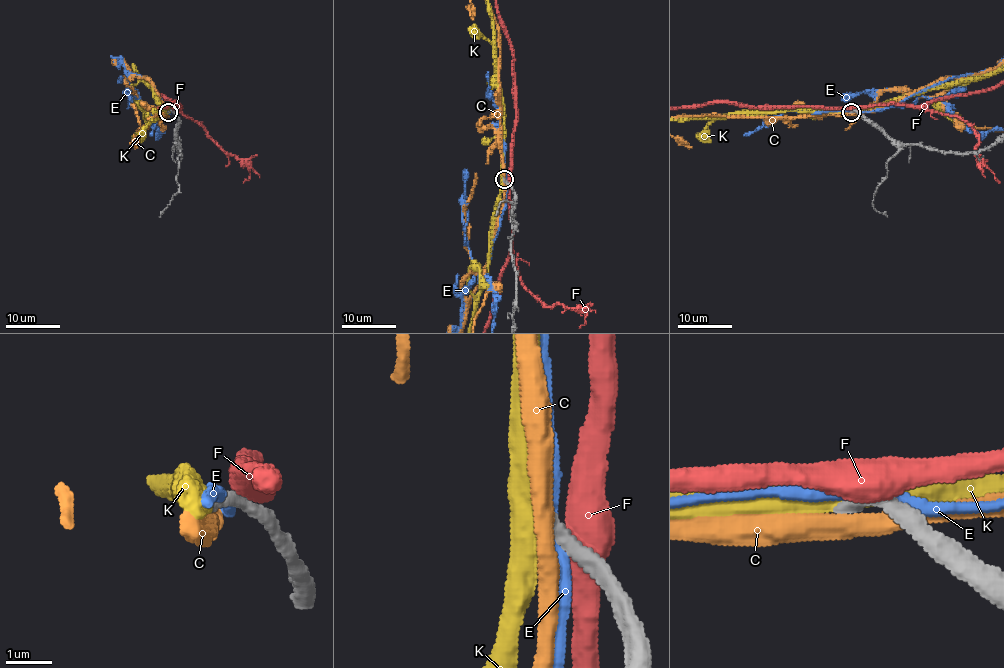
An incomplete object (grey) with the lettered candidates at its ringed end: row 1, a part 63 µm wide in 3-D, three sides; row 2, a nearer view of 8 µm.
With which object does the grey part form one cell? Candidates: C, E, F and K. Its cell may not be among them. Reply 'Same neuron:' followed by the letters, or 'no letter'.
Same neuron: no letter

